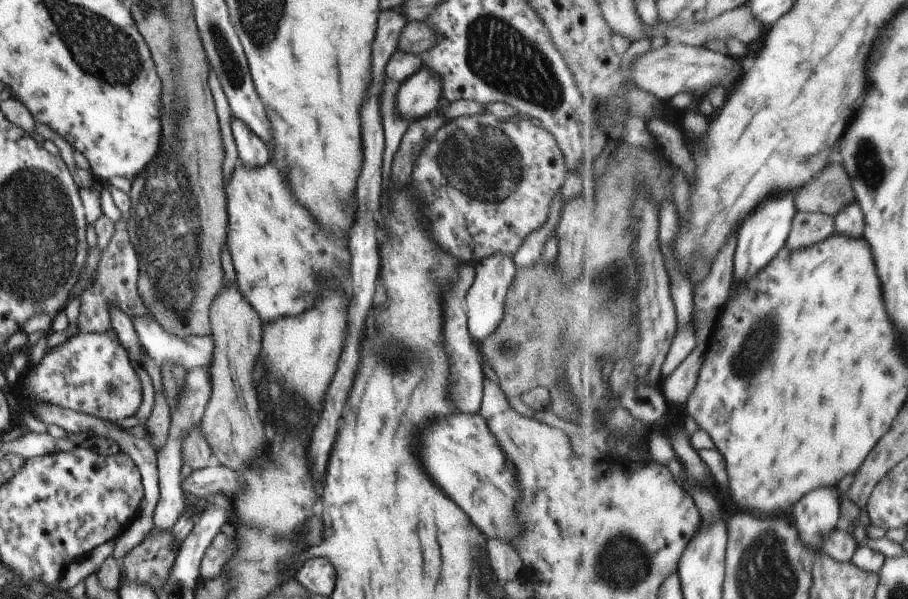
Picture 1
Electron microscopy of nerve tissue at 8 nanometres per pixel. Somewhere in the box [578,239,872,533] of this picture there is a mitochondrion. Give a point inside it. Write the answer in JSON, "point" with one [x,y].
{"point":[617,270]}

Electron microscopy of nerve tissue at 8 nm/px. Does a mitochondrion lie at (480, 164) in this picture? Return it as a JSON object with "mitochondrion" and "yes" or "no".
{"mitochondrion":"yes"}

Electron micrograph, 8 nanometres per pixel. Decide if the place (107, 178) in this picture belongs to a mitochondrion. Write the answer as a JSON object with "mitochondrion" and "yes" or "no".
{"mitochondrion":"no"}

